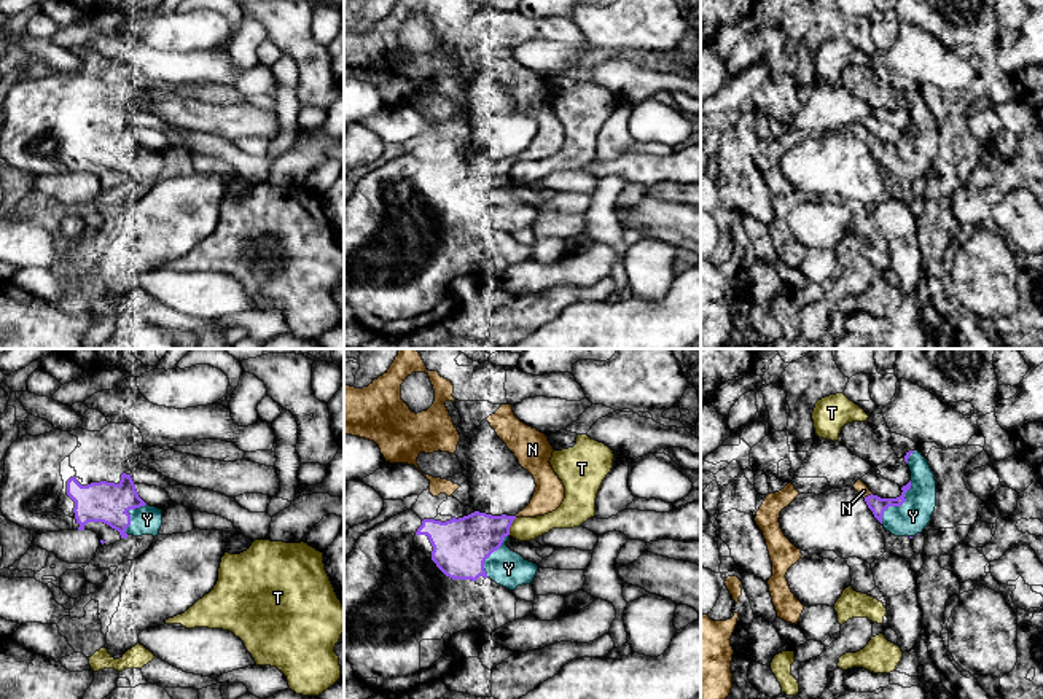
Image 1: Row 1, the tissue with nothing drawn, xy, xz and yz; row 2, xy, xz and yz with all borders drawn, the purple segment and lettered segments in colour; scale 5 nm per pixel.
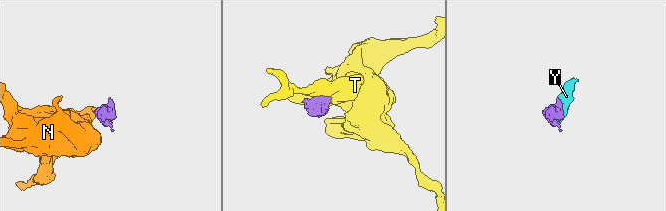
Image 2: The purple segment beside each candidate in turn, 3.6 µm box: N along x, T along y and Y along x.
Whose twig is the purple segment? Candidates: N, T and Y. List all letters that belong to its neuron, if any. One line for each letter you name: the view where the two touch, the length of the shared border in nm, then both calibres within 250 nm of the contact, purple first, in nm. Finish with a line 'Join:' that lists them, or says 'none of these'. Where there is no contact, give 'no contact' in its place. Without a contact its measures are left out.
N: yz | 50 nm | 90/70 nm
Y: yz | 260 nm | 90/170 nm
Join: N, Y

